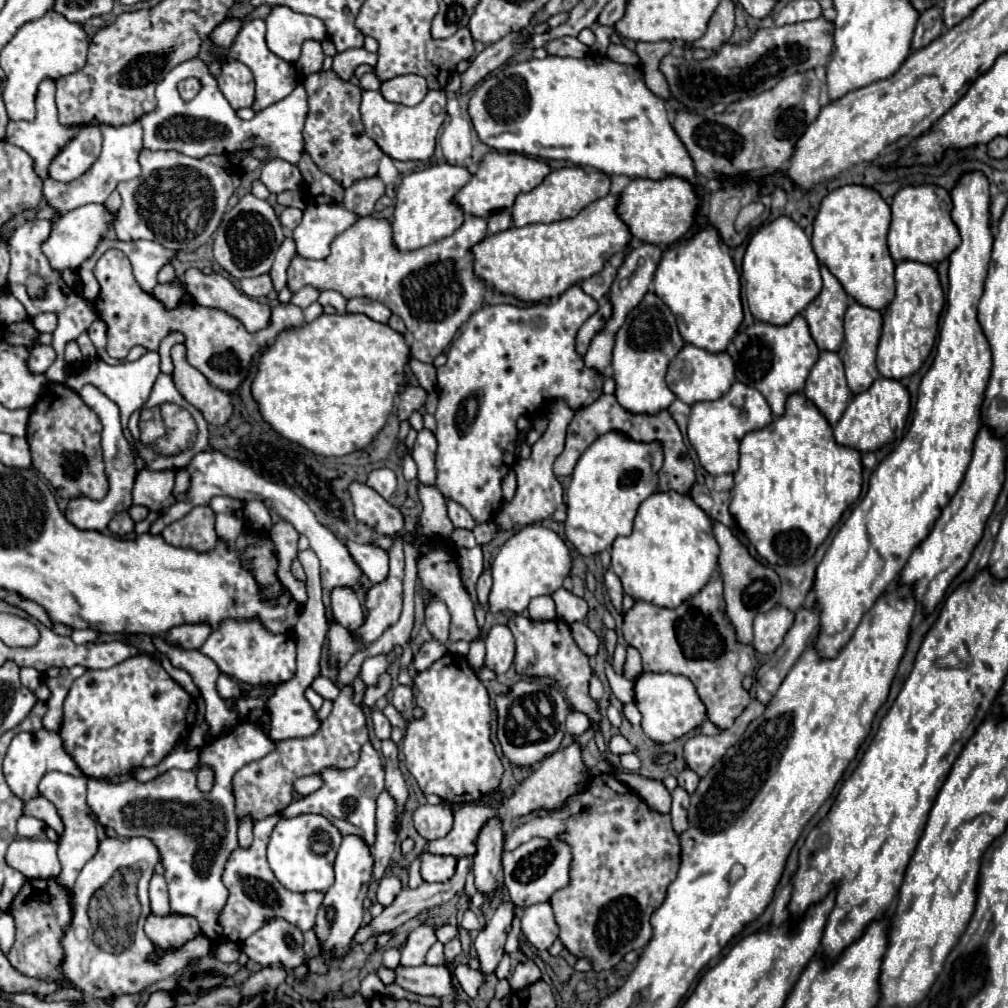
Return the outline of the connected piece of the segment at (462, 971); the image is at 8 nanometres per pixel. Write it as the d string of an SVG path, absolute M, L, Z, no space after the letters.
M458 966L452 970L452 974L456 976L460 988L480 988L486 982L486 976L480 970L472 970L468 966Z

